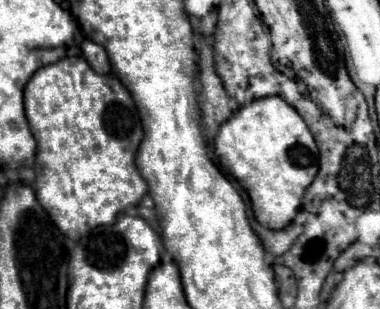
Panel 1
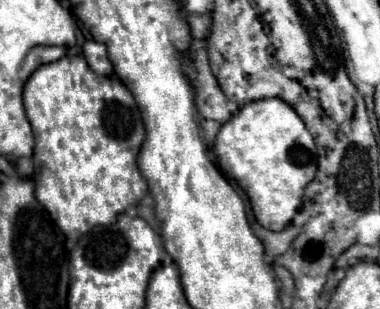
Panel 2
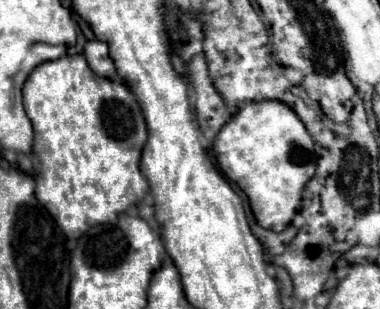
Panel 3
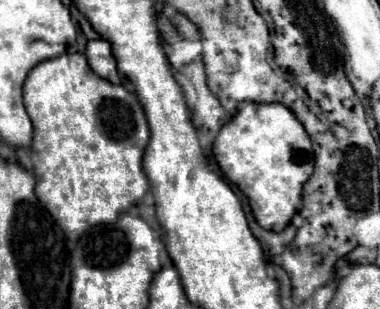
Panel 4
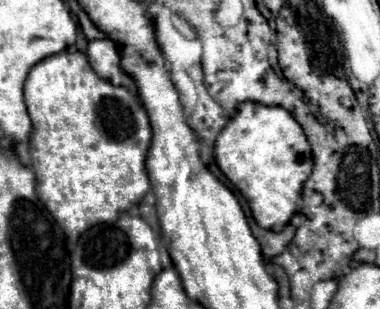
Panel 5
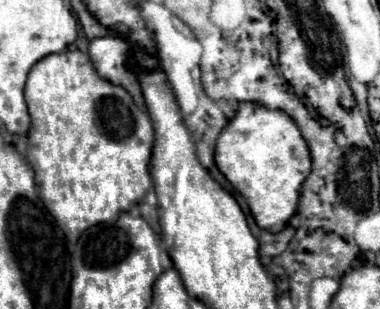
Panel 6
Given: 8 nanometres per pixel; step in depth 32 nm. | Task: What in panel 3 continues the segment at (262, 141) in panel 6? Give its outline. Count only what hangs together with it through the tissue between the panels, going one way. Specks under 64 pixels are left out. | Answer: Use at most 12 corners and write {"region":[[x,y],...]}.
{"region":[[244,102],[214,140],[262,228],[282,232],[314,176],[292,108]]}

